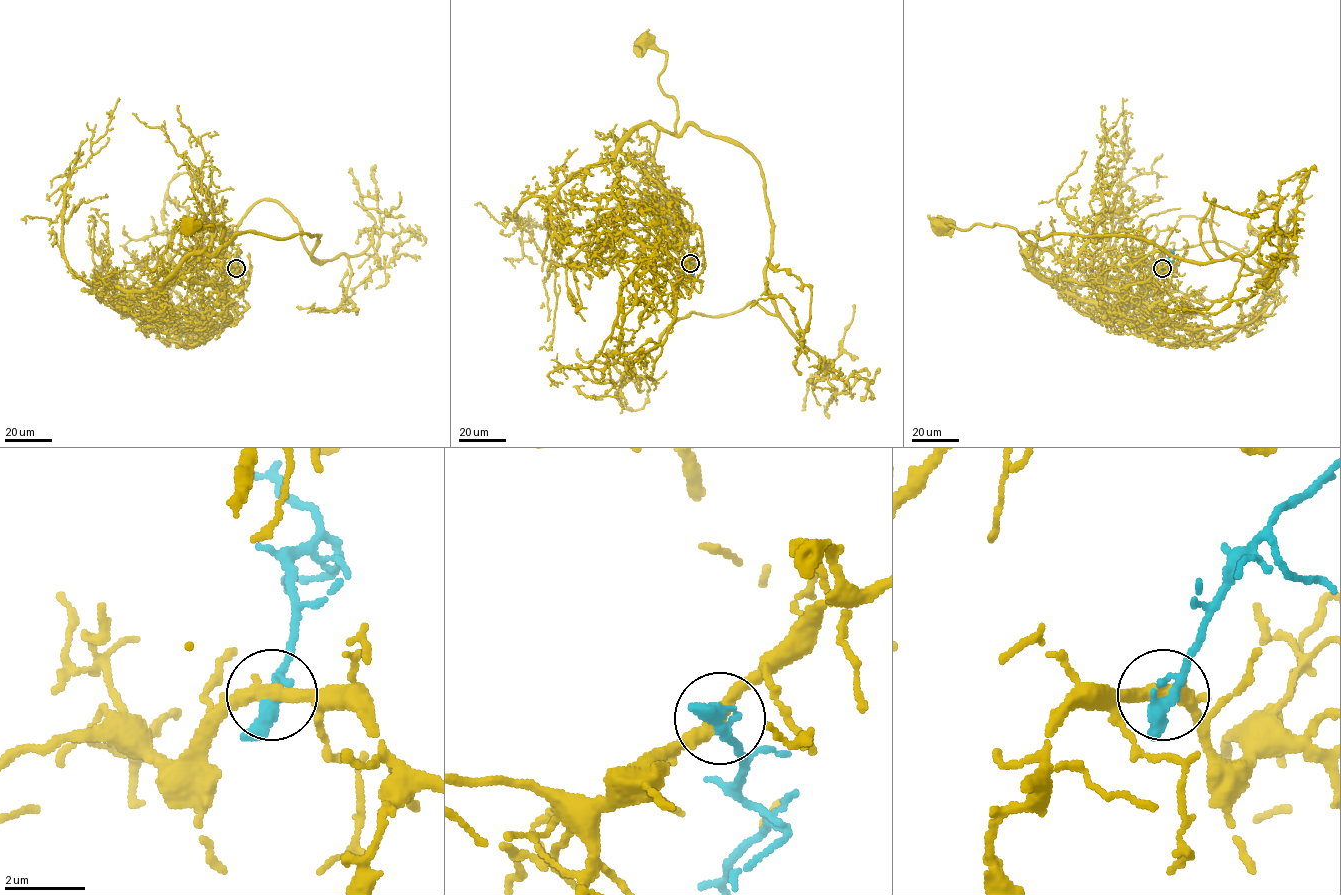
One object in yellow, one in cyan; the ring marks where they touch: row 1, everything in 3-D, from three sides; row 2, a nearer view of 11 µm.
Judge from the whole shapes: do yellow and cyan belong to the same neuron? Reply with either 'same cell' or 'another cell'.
another cell

